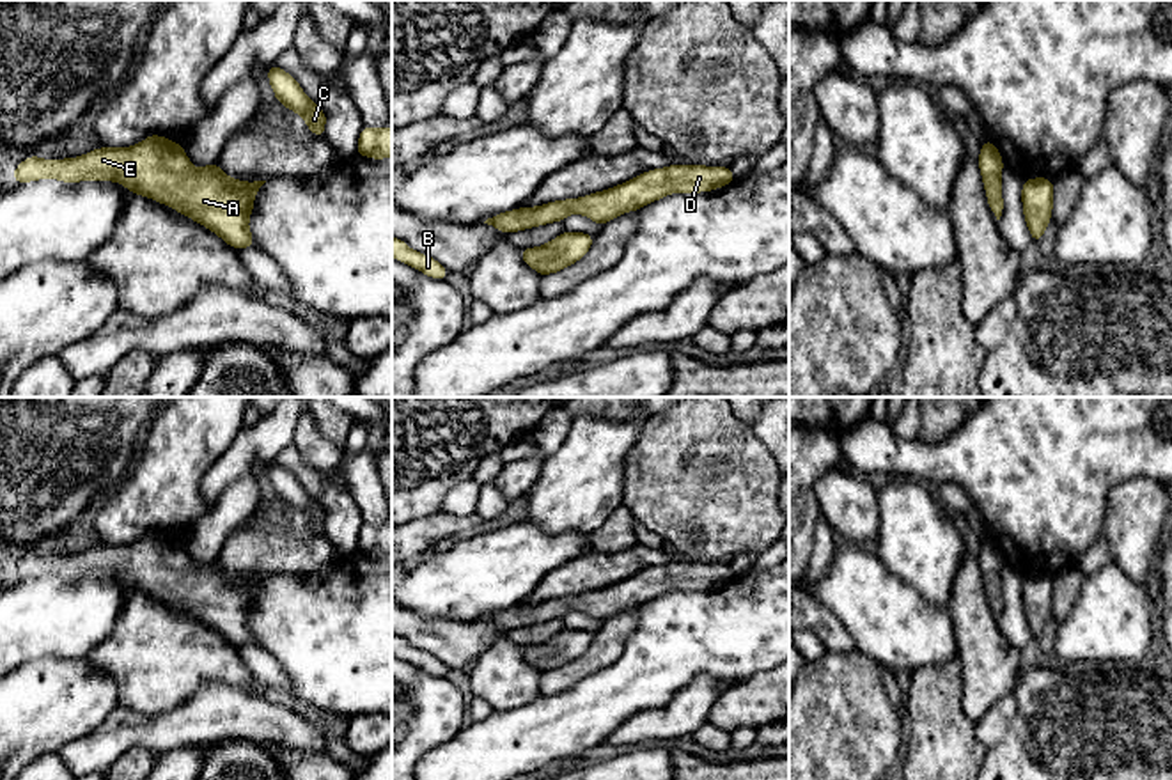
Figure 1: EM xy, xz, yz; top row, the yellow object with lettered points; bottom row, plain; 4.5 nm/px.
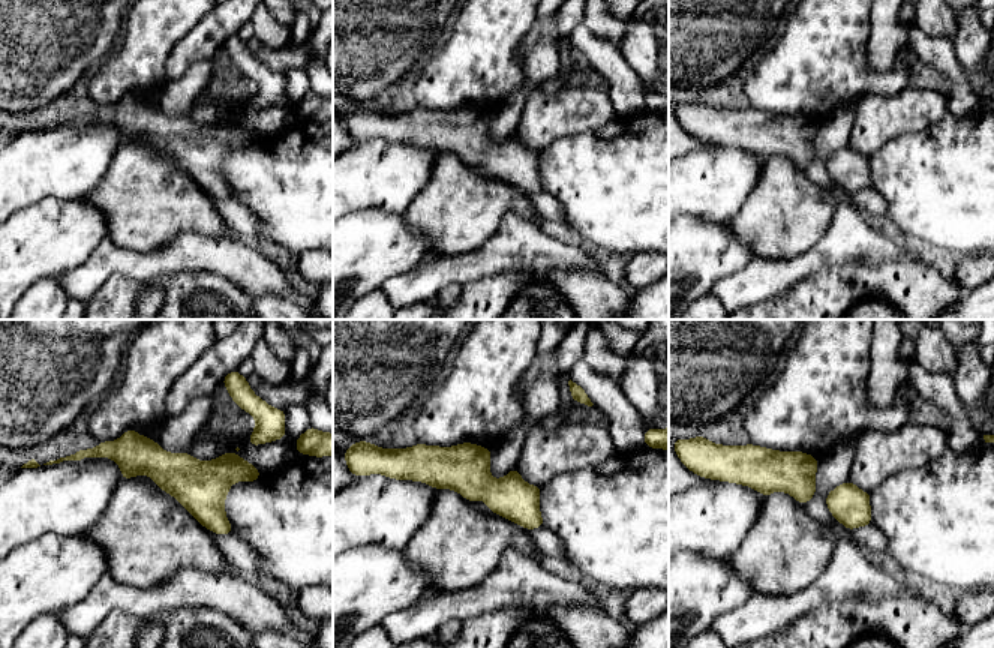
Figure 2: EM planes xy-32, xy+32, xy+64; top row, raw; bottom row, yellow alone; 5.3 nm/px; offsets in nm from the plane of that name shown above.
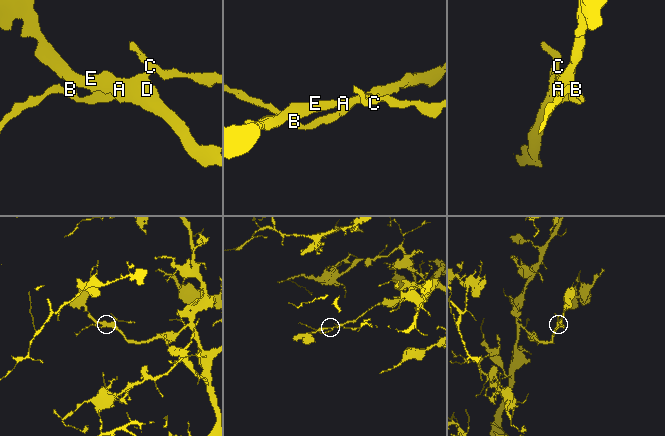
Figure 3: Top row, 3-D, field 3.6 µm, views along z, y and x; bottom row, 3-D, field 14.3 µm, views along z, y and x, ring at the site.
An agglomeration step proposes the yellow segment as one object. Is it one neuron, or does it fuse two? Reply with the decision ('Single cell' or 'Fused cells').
Single cell

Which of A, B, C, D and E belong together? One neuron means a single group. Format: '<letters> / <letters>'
A B C D E

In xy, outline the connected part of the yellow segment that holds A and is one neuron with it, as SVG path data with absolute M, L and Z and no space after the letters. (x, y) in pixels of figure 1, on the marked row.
M149 135L131 147L98 147L78 158L41 160L32 154L12 172L14 183L53 177L62 183L115 181L158 204L183 213L229 246L255 246L248 229L254 199L266 181L245 183L211 163L191 167L183 144Z

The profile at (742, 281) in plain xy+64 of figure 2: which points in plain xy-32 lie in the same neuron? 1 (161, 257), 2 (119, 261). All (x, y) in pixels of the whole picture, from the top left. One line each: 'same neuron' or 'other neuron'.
1: same neuron
2: same neuron

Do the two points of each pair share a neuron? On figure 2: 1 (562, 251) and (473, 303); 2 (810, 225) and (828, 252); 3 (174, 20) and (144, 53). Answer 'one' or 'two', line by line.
1: two
2: two
3: one

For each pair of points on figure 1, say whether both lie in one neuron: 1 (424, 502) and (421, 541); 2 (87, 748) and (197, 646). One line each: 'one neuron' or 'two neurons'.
1: two neurons
2: two neurons

